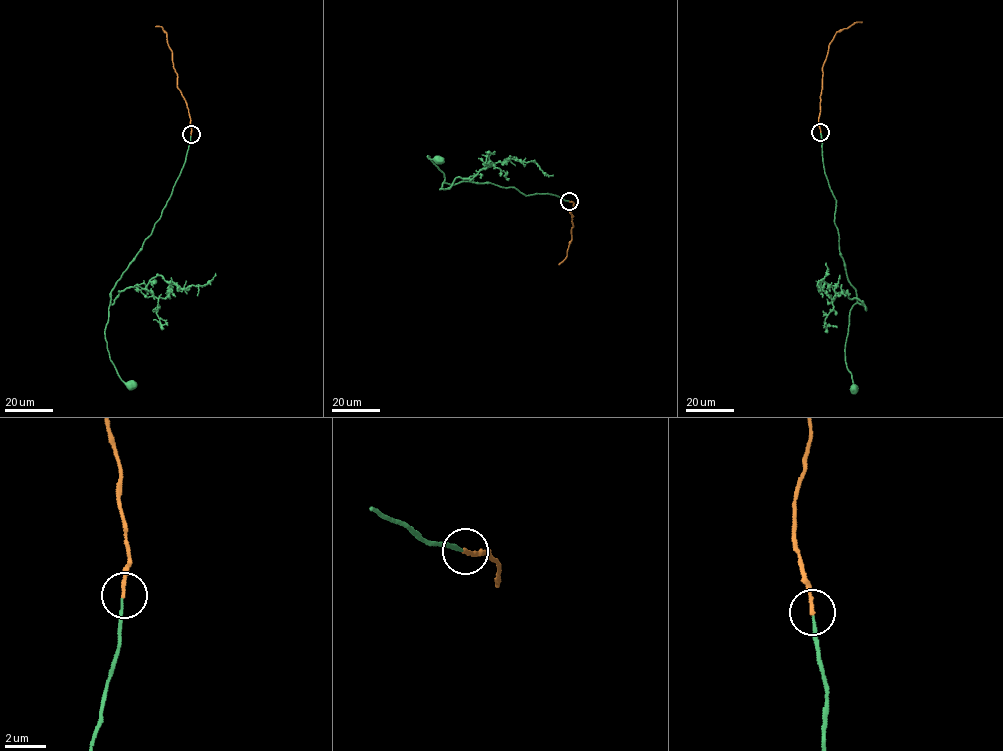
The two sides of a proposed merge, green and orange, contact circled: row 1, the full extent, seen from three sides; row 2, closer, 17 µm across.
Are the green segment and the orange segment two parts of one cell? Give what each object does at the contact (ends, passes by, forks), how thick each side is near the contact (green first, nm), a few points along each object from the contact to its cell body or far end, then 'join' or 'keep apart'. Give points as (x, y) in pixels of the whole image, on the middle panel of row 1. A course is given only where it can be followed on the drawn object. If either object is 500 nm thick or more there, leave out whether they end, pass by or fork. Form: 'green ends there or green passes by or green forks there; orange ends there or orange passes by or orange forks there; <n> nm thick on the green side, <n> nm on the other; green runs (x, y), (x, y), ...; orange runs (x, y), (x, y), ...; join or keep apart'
green ends there; orange ends there; 130 nm thick on the green side, 180 nm on the other; green runs (569, 201), (486, 182), (451, 185), (427, 155), (438, 159); orange runs (570, 201), (574, 203), (574, 209), (569, 212), (573, 217), (572, 239), (567, 255), (558, 264); join

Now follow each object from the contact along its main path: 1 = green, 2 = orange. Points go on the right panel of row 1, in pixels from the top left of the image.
1: (820, 132), (823, 166), (836, 201), (834, 220), (840, 255), (848, 280), (856, 292), (845, 352), (853, 389)
2: (820, 131), (822, 67), (828, 45), (836, 33), (862, 22)

